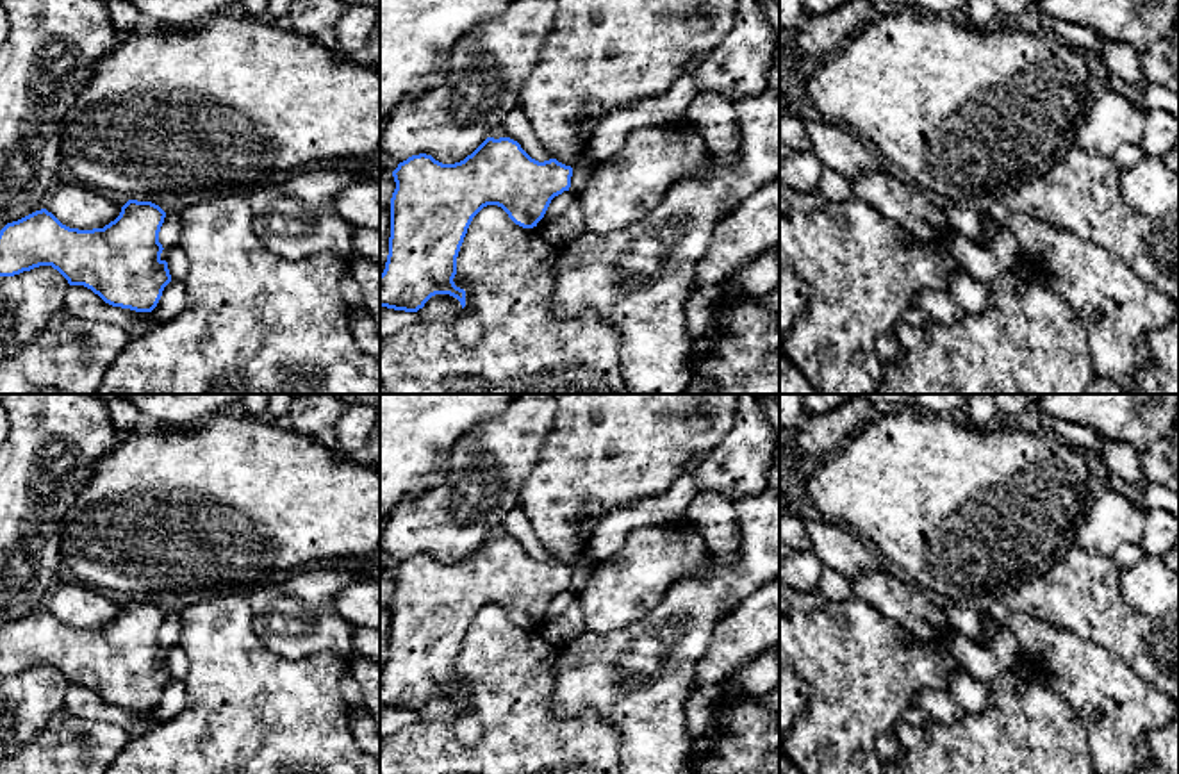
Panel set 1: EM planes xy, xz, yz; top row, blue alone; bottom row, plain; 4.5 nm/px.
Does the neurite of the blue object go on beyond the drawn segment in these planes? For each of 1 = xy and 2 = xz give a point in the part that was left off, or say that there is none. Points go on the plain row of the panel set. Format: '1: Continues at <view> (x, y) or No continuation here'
1: No continuation here
2: No continuation here

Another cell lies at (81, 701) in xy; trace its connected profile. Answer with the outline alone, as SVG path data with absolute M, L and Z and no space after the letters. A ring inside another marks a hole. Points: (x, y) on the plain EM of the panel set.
M84 685L68 687L62 710L84 720L116 724L136 733L161 726L150 712L112 706Z

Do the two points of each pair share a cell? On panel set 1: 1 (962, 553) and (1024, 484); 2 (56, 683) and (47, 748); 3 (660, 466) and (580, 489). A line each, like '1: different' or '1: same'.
1: same
2: different
3: same

